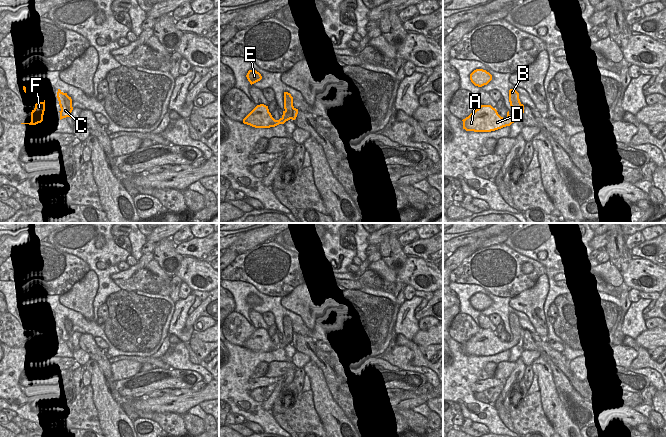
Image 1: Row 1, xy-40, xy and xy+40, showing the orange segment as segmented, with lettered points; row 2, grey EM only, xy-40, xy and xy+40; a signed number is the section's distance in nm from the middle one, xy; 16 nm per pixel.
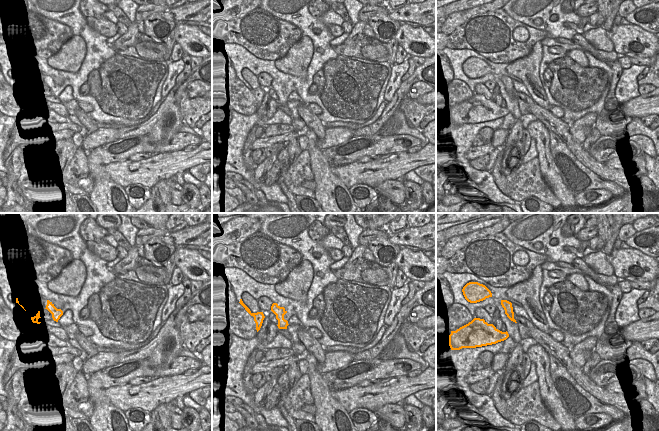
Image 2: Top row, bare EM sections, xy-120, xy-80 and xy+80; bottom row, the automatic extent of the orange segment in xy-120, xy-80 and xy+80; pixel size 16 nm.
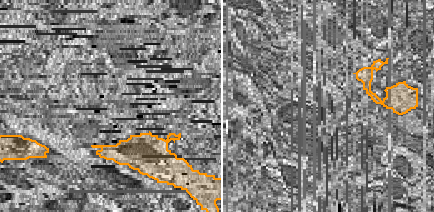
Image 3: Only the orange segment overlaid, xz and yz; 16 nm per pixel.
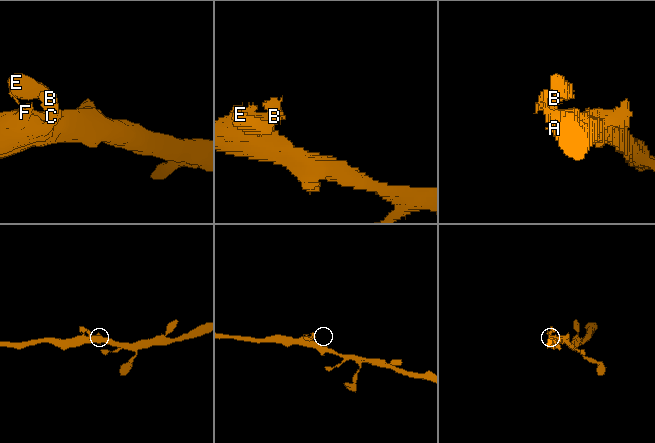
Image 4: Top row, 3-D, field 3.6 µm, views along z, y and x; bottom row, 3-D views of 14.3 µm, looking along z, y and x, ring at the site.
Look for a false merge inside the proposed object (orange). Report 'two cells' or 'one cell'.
one cell

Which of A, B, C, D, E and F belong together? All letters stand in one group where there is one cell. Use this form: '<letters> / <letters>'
A B C D E F

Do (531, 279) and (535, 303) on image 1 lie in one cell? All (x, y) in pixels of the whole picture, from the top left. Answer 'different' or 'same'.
different

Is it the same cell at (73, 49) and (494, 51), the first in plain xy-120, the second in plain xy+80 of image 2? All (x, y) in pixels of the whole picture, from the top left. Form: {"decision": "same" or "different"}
{"decision": "different"}

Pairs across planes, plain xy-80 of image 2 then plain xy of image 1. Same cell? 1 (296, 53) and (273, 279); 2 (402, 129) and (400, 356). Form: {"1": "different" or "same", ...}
{"1": "different", "2": "same"}

